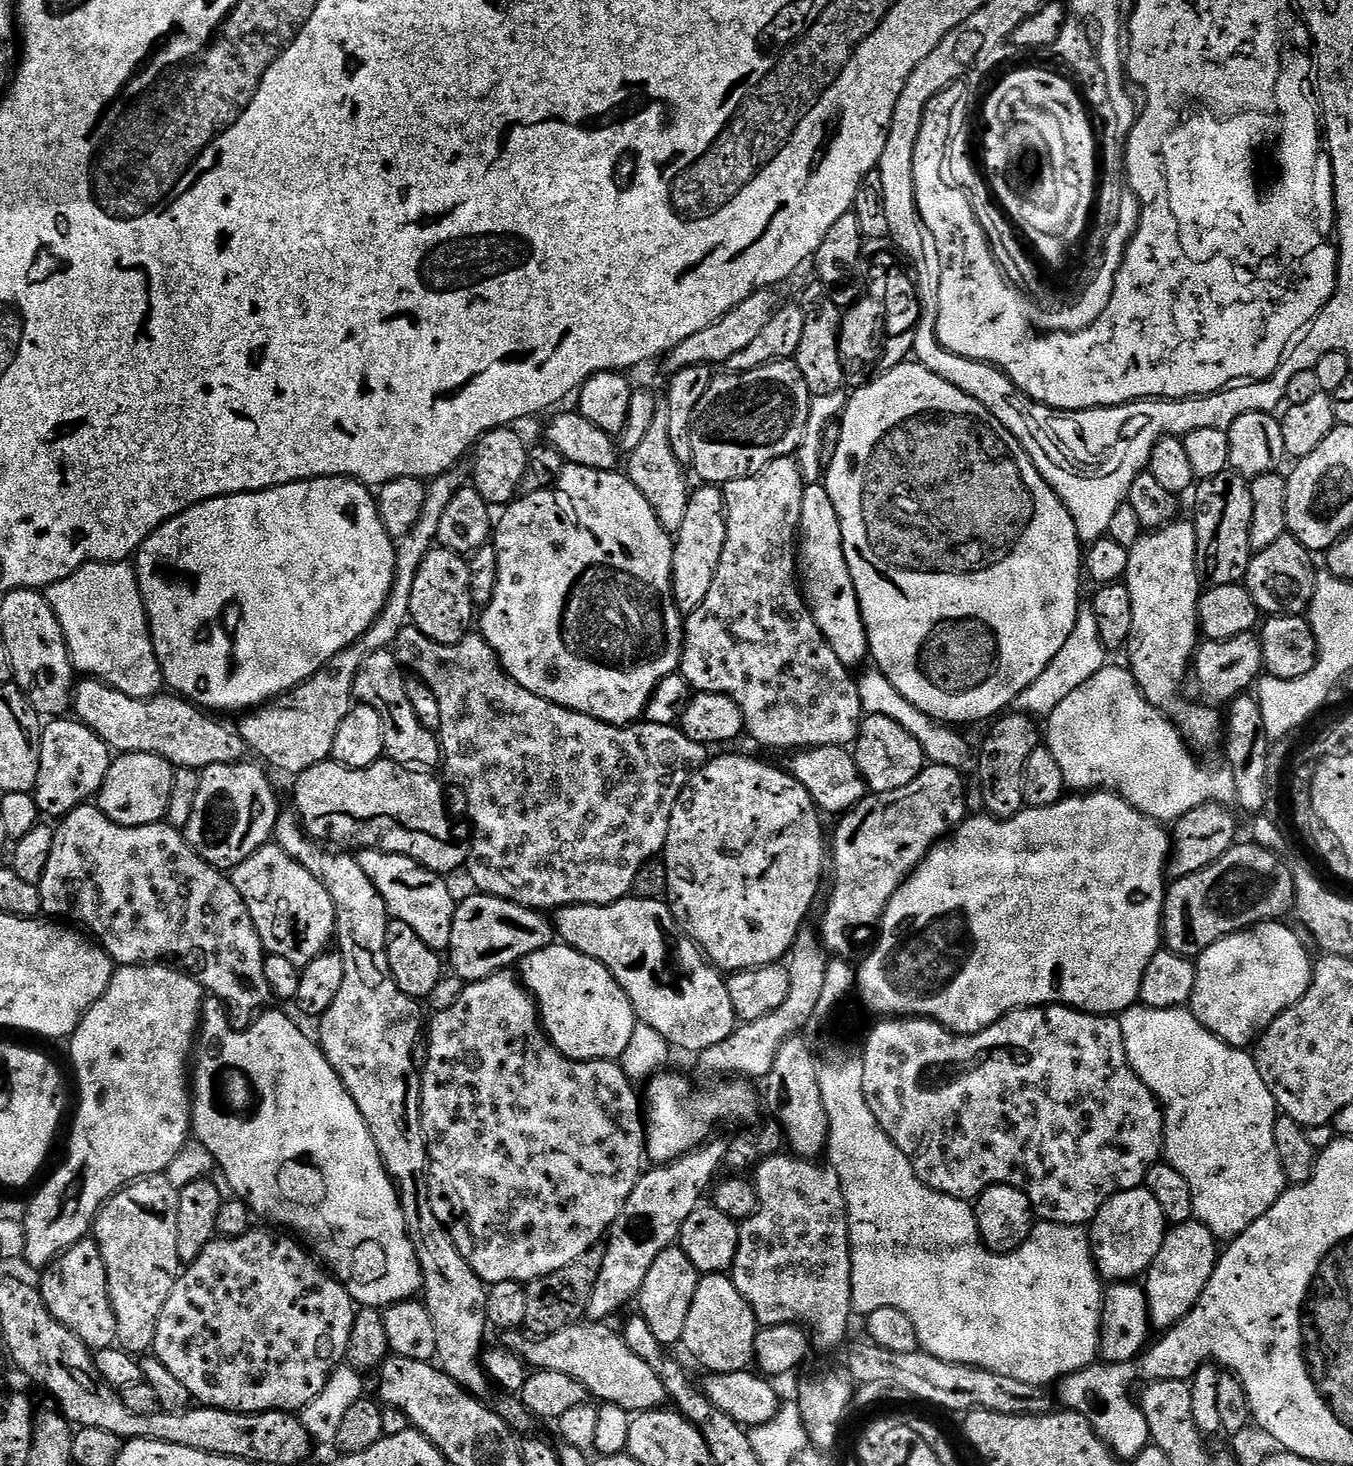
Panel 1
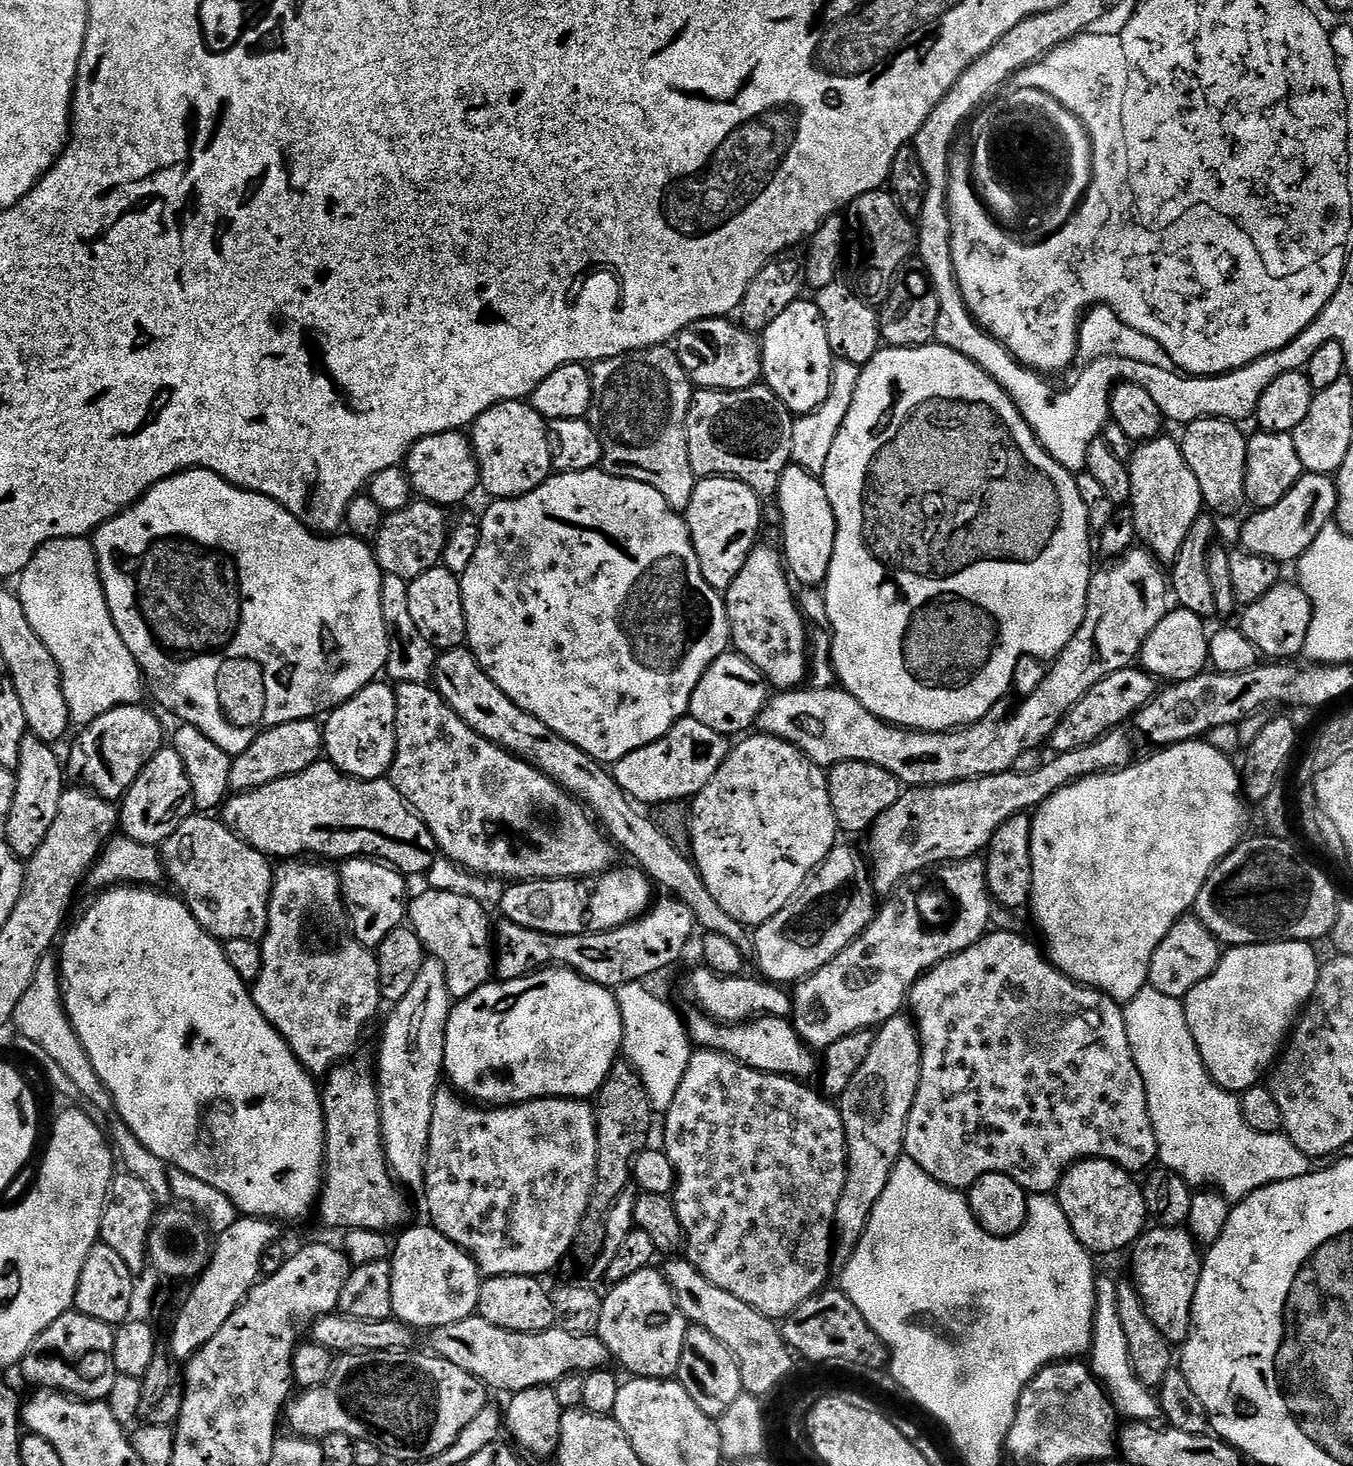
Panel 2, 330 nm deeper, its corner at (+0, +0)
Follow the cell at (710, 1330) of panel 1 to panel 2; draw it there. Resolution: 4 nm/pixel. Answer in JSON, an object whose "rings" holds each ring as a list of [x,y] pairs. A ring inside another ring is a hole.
{"rings":[[[695,1326],[689,1327],[686,1334],[686,1342],[682,1346],[682,1362],[678,1366],[676,1376],[686,1394],[690,1394],[694,1402],[698,1402],[698,1410],[713,1418],[726,1414],[744,1392],[742,1374],[738,1370],[734,1354],[730,1354],[730,1350],[726,1350],[726,1346],[722,1346],[722,1342],[718,1342],[718,1338],[710,1334],[710,1330],[702,1330]]]}

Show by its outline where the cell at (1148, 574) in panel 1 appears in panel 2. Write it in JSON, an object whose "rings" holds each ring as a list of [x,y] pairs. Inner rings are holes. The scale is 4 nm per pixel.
{"rings":[[[1168,434],[1143,441],[1133,451],[1127,466],[1132,491],[1130,507],[1134,510],[1137,537],[1161,565],[1171,566],[1182,550],[1182,542],[1186,542],[1186,534],[1190,534],[1190,526],[1194,526],[1205,507],[1198,478],[1194,478],[1194,470],[1186,466],[1179,443],[1175,439],[1172,441]]]}

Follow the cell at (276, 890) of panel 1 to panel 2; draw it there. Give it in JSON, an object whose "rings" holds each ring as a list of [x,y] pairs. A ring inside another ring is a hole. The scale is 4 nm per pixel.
{"rings":[[[194,814],[166,838],[159,849],[164,862],[164,875],[177,888],[179,899],[187,904],[194,918],[211,936],[223,942],[234,938],[263,941],[268,932],[268,911],[272,897],[272,878],[274,864],[254,846],[250,846],[240,836],[235,836],[224,824],[223,819],[212,814]]]}

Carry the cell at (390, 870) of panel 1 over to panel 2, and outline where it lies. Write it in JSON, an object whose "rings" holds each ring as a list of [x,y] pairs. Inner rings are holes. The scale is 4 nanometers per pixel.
{"rings":[[[432,888],[429,892],[420,892],[411,897],[410,903],[408,905],[408,914],[406,917],[407,923],[416,931],[418,938],[424,943],[424,951],[427,953],[431,959],[442,962],[442,966],[446,970],[446,982],[448,983],[448,989],[452,995],[453,1001],[464,1000],[470,994],[474,994],[474,990],[481,988],[483,984],[489,983],[494,976],[494,940],[490,935],[490,924],[488,928],[488,916],[484,913],[484,908],[475,900],[472,896],[463,896],[460,892],[439,892],[438,889]]]}

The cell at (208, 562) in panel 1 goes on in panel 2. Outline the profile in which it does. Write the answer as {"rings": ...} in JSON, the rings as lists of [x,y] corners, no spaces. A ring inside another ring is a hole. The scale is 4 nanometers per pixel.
{"rings":[[[189,468],[187,472],[178,472],[174,476],[167,476],[165,480],[154,485],[137,504],[130,505],[126,511],[120,512],[113,520],[97,528],[94,533],[94,547],[96,549],[96,564],[100,568],[100,581],[104,587],[108,609],[114,618],[114,626],[118,630],[122,642],[130,650],[130,654],[134,654],[151,695],[153,692],[156,695],[157,702],[166,711],[173,712],[178,718],[177,721],[198,726],[198,730],[202,730],[202,734],[206,734],[206,738],[210,738],[210,742],[218,742],[218,746],[222,746],[222,750],[226,750],[228,755],[233,758],[247,750],[254,743],[257,736],[268,728],[282,726],[286,722],[298,722],[299,720],[323,717],[340,704],[344,704],[350,698],[354,698],[354,694],[358,694],[366,685],[373,683],[379,677],[376,676],[379,672],[381,675],[385,671],[388,663],[388,623],[386,618],[382,618],[382,582],[385,575],[378,566],[375,551],[365,541],[357,540],[351,534],[332,534],[327,536],[311,532],[305,524],[298,522],[298,518],[294,518],[294,514],[287,512],[278,502],[274,502],[268,496],[263,496],[257,492],[247,492],[244,488],[235,488],[229,480],[224,480],[210,470]]]}

